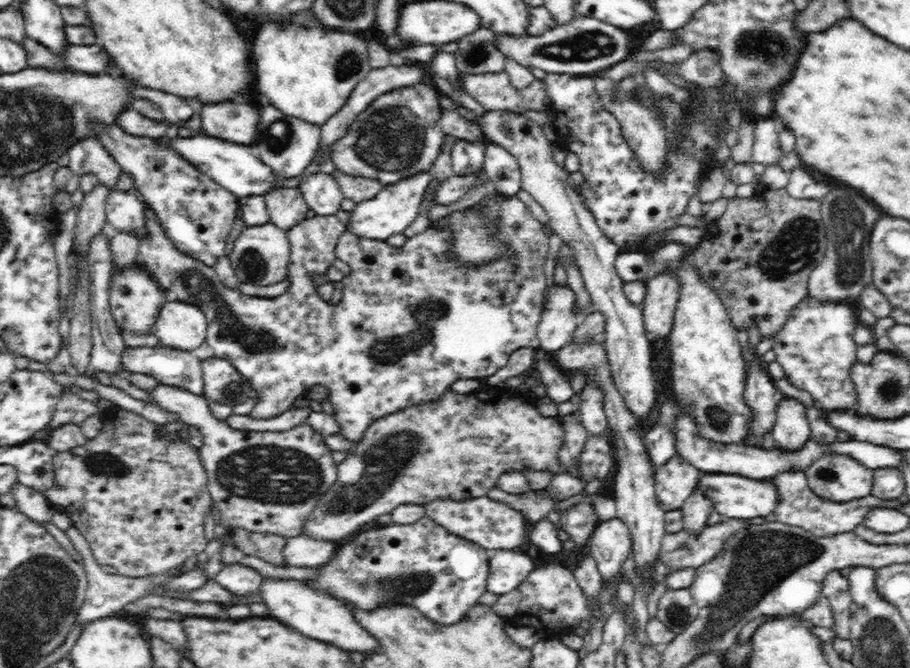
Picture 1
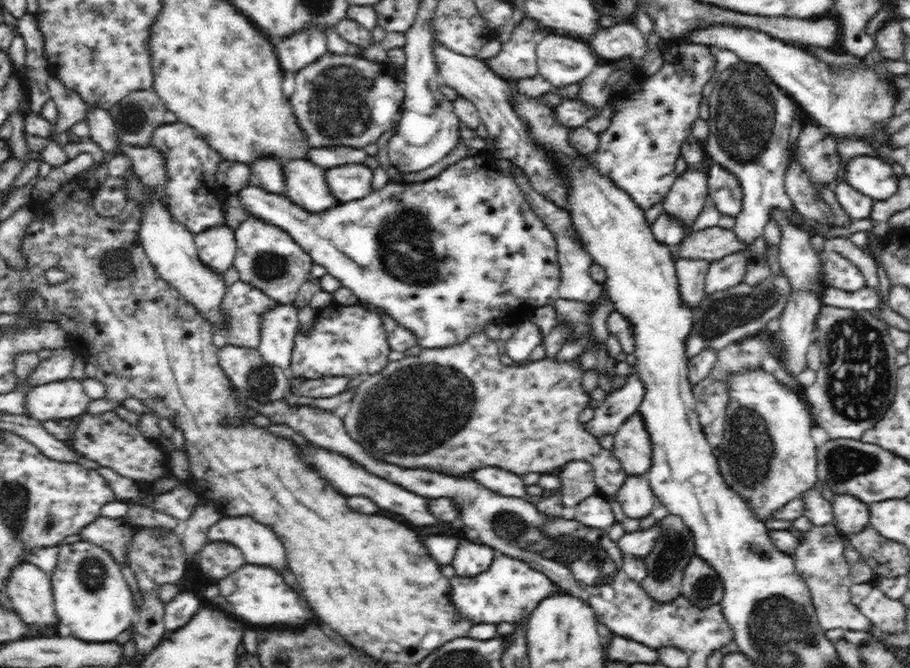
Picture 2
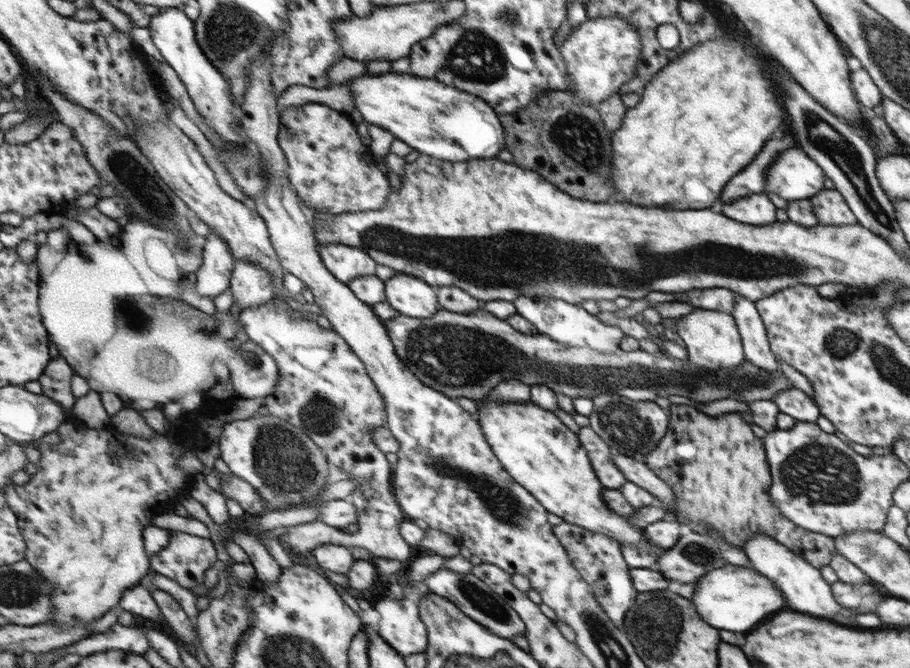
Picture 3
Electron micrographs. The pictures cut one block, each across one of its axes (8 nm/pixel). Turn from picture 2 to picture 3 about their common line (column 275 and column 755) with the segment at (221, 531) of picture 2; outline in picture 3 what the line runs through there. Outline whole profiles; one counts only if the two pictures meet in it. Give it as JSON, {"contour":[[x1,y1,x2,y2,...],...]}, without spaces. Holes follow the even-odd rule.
{"contour":[[766,533,756,534,751,537,751,540,748,540,744,550,750,559,750,566,780,588,784,599,787,600,785,605,787,610,806,612,806,614,820,616,820,618,832,618,836,614,852,616,852,610,846,610,843,605,838,606,834,602,835,596,832,594,831,584,821,576,820,570,798,554,794,555,790,549,784,547,775,538,767,536]]}

